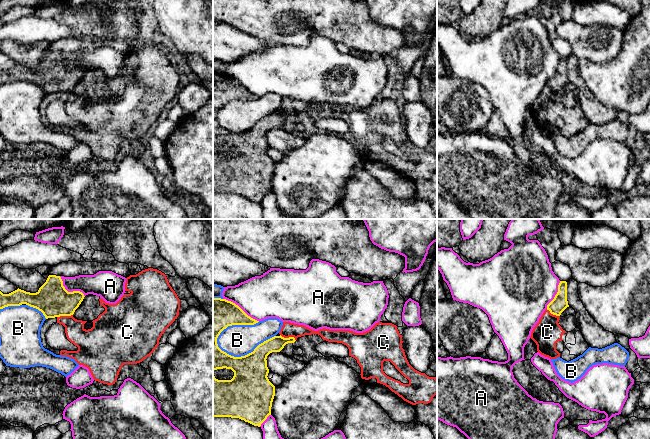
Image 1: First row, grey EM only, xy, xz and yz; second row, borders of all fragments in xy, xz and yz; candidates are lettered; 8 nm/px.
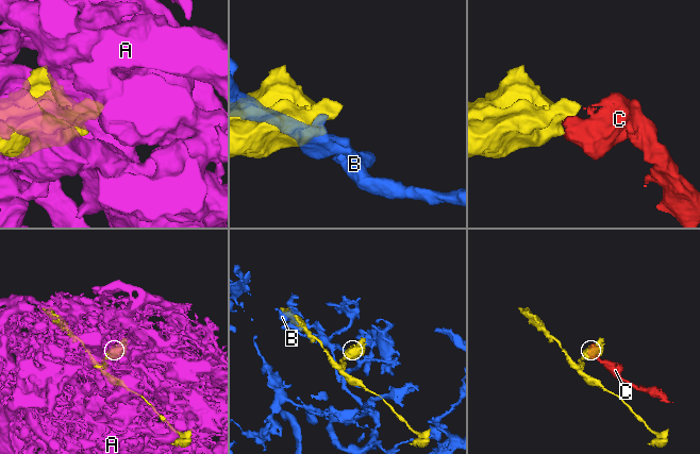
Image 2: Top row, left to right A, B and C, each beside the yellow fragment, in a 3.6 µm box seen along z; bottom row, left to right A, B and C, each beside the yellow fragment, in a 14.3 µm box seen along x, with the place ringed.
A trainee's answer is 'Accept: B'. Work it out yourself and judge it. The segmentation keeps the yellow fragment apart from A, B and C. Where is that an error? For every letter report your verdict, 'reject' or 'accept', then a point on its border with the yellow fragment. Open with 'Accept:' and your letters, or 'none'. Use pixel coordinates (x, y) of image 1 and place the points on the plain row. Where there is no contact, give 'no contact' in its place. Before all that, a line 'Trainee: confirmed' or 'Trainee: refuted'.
Trainee: refuted
Accept: none
A: reject; meets yellow in xz at (240, 84)
B: reject; meets yellow in xz at (245, 131)
C: reject; meets yellow in xz at (289, 113)

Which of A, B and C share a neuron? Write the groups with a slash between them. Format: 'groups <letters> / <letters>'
groups A / B / C

